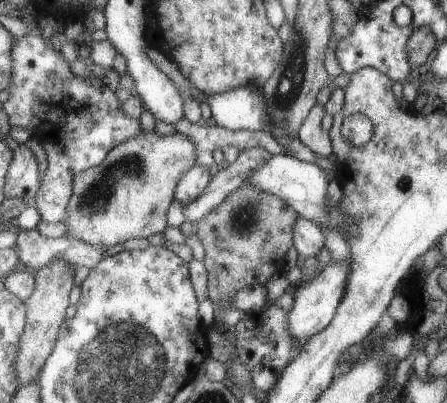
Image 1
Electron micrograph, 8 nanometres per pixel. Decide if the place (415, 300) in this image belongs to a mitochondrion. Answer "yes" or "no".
no

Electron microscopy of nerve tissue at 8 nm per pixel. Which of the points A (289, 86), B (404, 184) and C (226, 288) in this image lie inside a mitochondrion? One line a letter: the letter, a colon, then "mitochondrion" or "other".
A: mitochondrion
B: other
C: other

